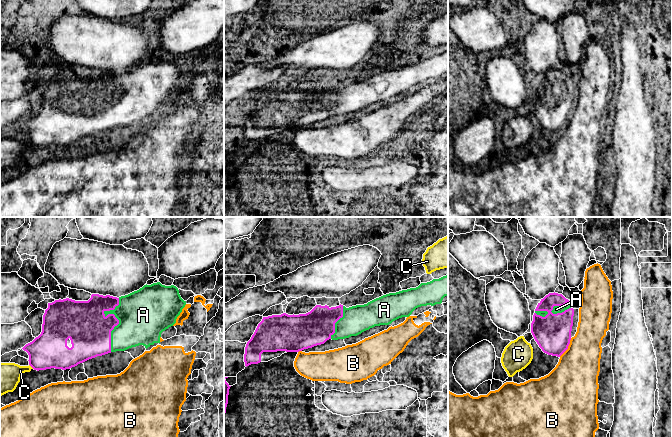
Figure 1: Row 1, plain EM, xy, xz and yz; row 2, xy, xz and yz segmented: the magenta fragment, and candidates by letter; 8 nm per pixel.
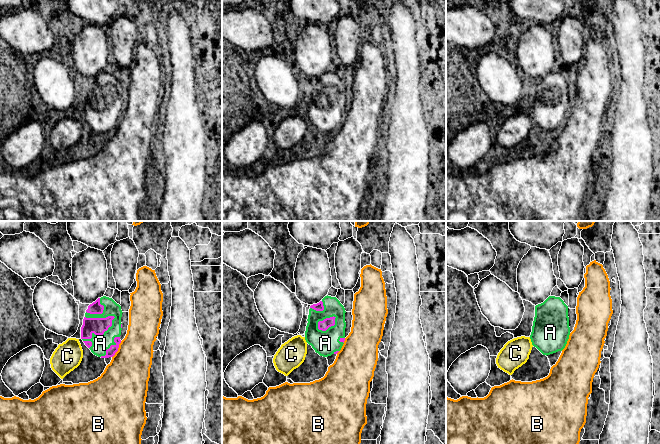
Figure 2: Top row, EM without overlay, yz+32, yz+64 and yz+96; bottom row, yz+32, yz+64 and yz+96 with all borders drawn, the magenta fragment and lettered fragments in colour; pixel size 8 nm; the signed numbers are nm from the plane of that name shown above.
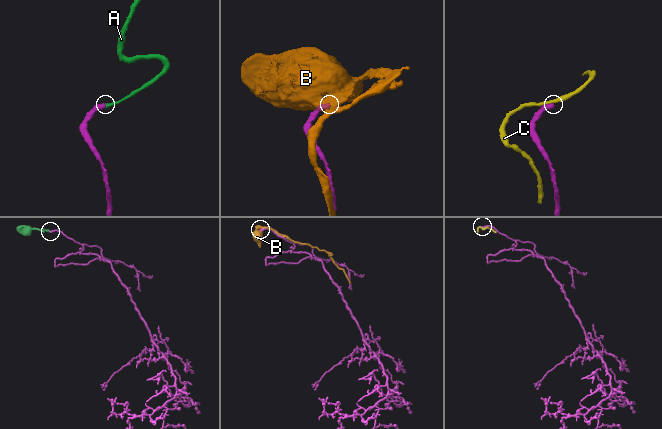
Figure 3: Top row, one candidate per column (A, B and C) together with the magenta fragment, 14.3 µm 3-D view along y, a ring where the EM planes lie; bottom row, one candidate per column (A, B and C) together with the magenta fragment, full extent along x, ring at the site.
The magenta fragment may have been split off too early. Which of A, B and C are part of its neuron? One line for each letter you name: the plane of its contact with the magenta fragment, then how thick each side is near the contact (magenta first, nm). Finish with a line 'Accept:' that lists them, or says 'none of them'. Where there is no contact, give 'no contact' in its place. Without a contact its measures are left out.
A: meets magenta in xy; 340 nm thick on the magenta side, 400 nm on the other
Accept: A

